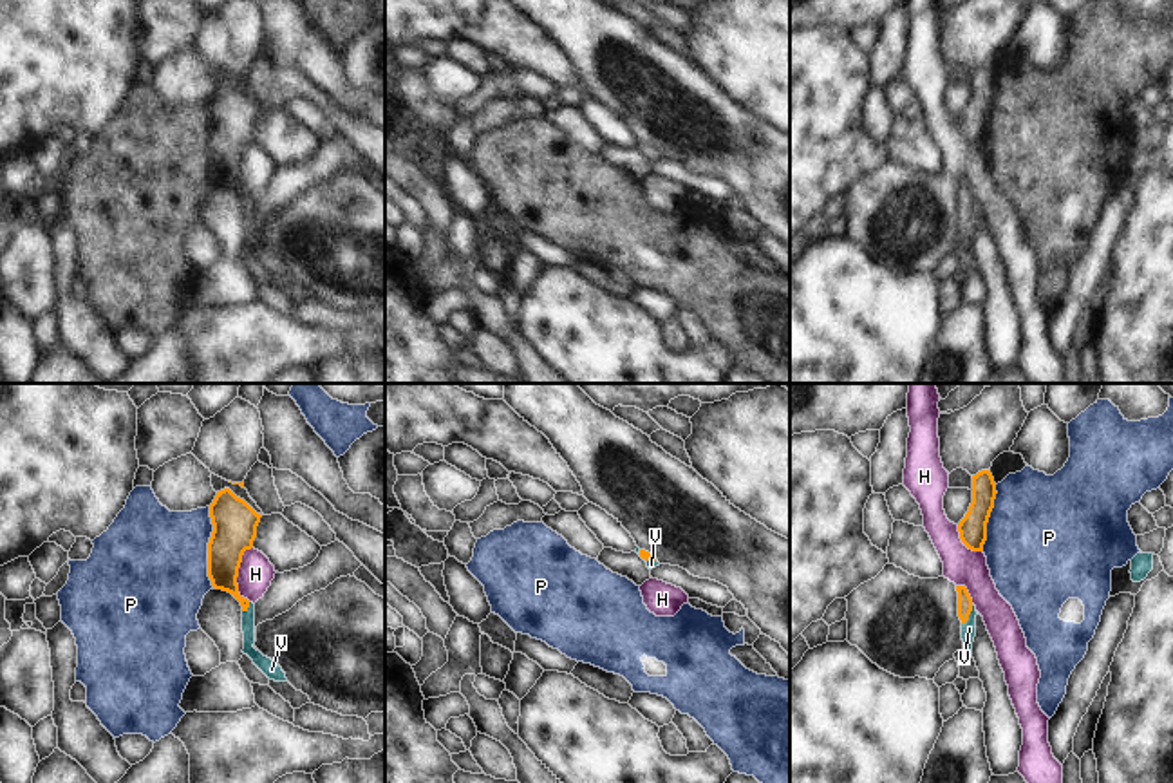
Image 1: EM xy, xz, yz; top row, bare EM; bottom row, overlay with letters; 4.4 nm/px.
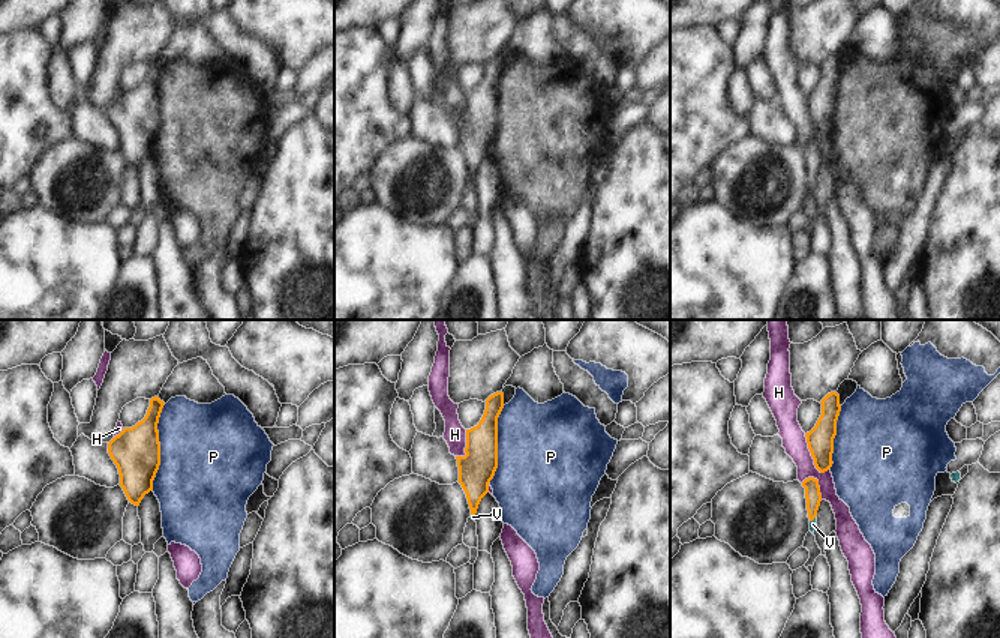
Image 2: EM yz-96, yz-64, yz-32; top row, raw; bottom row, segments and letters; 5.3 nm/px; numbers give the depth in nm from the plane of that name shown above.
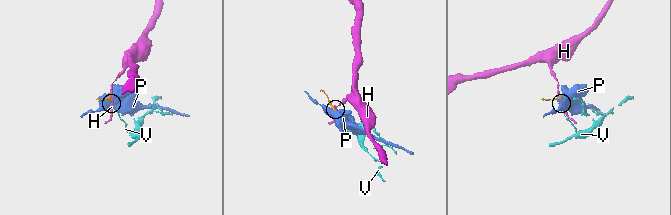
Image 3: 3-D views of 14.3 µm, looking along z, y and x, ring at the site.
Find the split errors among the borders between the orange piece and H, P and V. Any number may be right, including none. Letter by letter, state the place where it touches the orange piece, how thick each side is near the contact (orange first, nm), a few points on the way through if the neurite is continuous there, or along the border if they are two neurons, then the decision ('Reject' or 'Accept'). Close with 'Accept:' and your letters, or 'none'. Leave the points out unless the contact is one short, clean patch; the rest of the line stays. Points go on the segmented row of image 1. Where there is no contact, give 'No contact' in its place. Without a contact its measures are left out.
H: Touches orange at xy (237, 574). Thickness 190 nm (orange) against 160 nm. Boundary: xy (252, 547), (243, 556), (237, 577), (237, 590), (248, 601). Reject
P: Touches orange at xy (208, 548). Thickness 190 nm (orange) against 480 nm. Reject
V: Touches orange at yz (967, 615). Thickness 60 nm (orange) against 60 nm. Path across: yz (964, 599), (967, 615), (969, 628). Accept
Accept: V.

